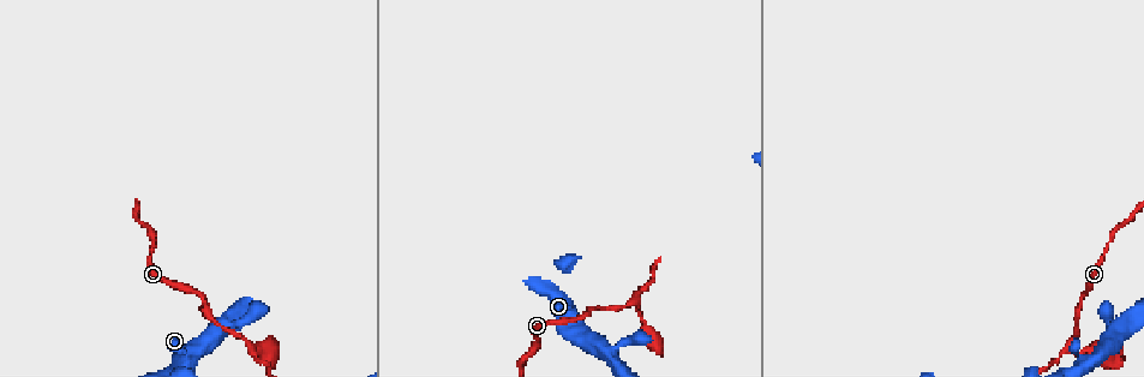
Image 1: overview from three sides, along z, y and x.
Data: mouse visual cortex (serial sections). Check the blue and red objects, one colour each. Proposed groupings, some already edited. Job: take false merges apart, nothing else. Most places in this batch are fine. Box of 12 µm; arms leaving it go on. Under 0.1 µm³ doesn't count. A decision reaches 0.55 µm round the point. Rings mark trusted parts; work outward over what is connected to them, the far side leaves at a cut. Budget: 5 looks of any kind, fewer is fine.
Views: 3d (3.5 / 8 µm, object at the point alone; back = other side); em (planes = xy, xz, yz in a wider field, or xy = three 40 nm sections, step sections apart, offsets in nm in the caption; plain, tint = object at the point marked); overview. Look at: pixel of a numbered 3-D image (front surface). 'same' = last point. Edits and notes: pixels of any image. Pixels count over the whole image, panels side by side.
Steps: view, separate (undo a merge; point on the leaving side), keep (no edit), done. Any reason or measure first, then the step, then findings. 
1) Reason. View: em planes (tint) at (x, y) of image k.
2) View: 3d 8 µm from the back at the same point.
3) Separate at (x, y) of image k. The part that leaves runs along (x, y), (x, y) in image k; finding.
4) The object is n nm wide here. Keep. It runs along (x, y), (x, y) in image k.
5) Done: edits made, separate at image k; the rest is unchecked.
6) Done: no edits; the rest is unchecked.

Thick turns thin. View: 3d 8 µm at (226, 324) of image 1.

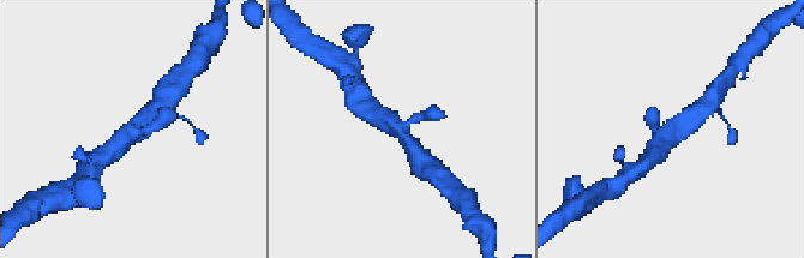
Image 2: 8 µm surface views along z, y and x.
3 arms meet here; the arms are 300, 500, 600 nm wide; shape alone is not enough. View: em xy step 5 (tint) at (666, 133) of image 2.

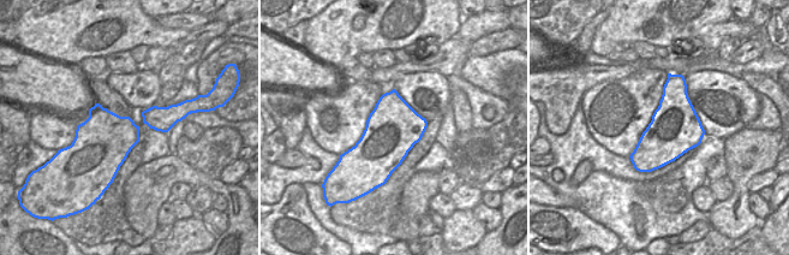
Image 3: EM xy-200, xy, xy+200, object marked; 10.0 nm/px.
Keep. It runs along (374, 115), (402, 127), (416, 155) in image 2; one cell here.

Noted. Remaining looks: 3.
Three arms meet. View: 3d 3.5 µm from the back at (252, 347) of image 1.

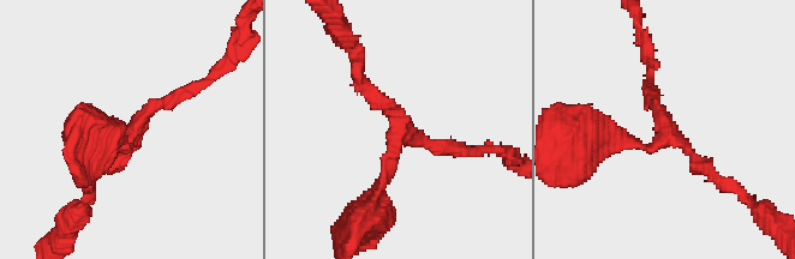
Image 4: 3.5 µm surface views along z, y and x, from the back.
3 arms meet here; the arms are 200, 200, 200 nm wide; shape alone is not enough. View: em xy step 1 (plain) at (135, 134) of image 4.

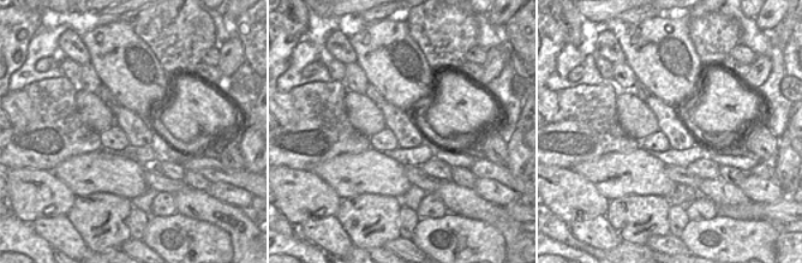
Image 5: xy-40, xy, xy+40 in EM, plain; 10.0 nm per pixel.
With the object marked. View: em xy step 1 (tint) at the same point.

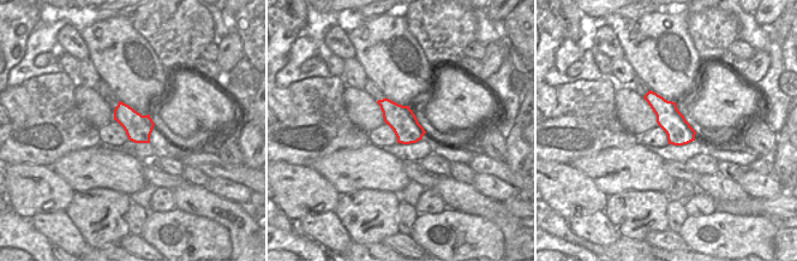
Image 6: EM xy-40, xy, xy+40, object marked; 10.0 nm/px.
The object is 280 nm wide here. Keep. It runs along (195, 85), (150, 110), (125, 148), (107, 130) in image 4; continuous, no second cell.

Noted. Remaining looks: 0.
Done: no edits; the rest is unchecked.

